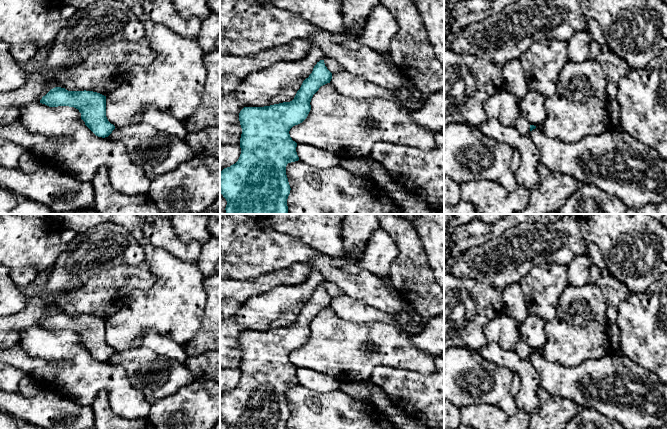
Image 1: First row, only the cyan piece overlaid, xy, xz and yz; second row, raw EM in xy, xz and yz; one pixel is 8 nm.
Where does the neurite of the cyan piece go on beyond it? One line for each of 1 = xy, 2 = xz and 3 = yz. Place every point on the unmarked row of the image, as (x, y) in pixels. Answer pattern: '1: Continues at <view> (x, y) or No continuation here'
1: No continuation here
2: No continuation here
3: No continuation here

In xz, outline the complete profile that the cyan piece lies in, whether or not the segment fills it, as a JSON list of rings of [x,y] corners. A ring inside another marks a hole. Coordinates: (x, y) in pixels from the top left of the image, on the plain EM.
[[[320,284],[292,325],[264,331],[244,331],[240,335],[241,378],[235,388],[220,396],[220,417],[227,429],[287,429],[291,412],[286,390],[299,384],[297,367],[292,364],[289,355],[307,342],[313,319],[321,310],[330,307],[331,303],[332,297],[325,290],[324,284]]]

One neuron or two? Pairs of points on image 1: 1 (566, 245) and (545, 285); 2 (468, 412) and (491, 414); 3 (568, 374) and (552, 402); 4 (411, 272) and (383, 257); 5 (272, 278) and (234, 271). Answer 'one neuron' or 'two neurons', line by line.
1: two neurons
2: one neuron
3: two neurons
4: two neurons
5: two neurons

